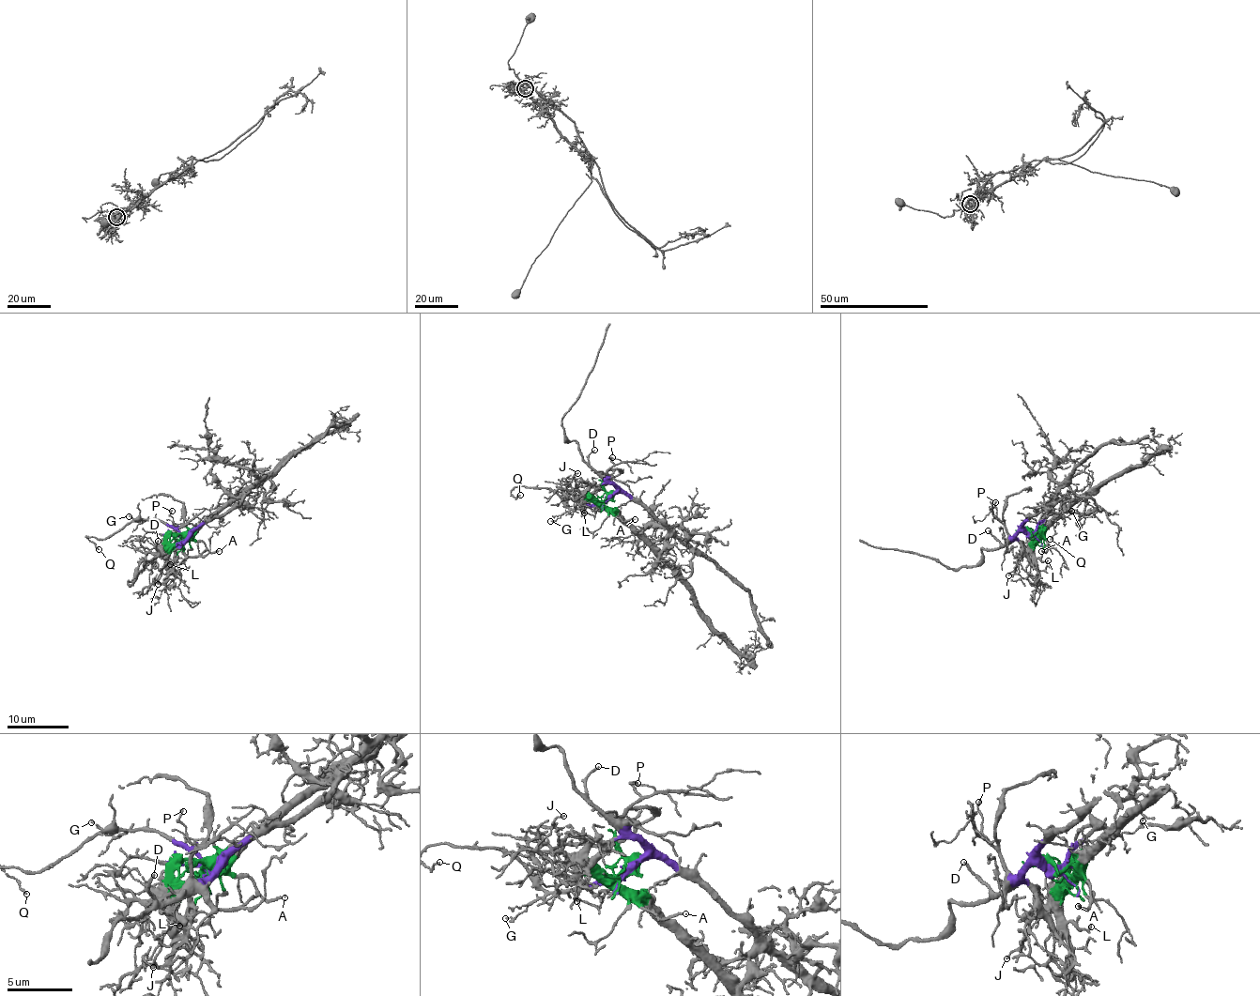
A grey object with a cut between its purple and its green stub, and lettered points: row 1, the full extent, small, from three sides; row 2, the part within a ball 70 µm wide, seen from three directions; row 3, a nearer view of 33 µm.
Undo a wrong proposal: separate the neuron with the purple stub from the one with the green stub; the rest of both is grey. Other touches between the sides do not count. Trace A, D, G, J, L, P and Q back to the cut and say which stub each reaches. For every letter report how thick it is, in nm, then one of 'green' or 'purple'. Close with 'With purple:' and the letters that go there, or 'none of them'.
A: 150 nm | green
D: 150 nm | purple
G: 140 nm | purple
J: 90 nm | green
L: 170 nm | green
P: 160 nm | purple
Q: 130 nm | purple
With purple: D, G, P, Q

